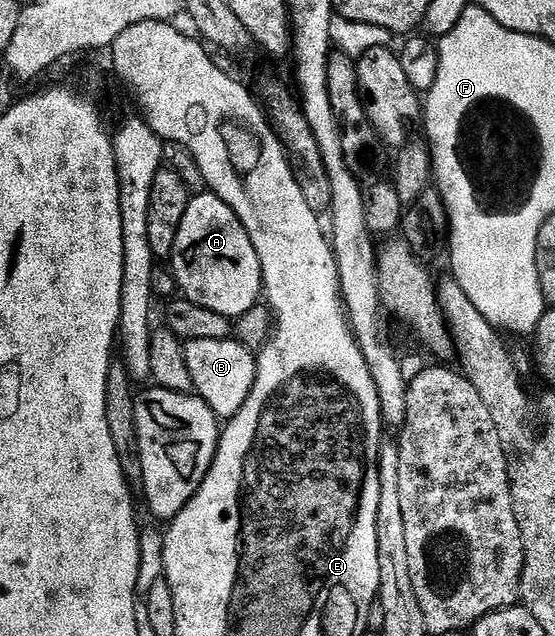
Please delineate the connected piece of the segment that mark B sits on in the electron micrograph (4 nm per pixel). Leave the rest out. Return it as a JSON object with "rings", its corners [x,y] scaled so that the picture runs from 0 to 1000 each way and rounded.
{"rings":[[[420,530],[404,535],[346,535],[333,539],[332,549],[355,624],[366,626],[396,660],[423,657],[458,615],[458,599],[465,591],[459,552],[449,550],[438,538]]]}

